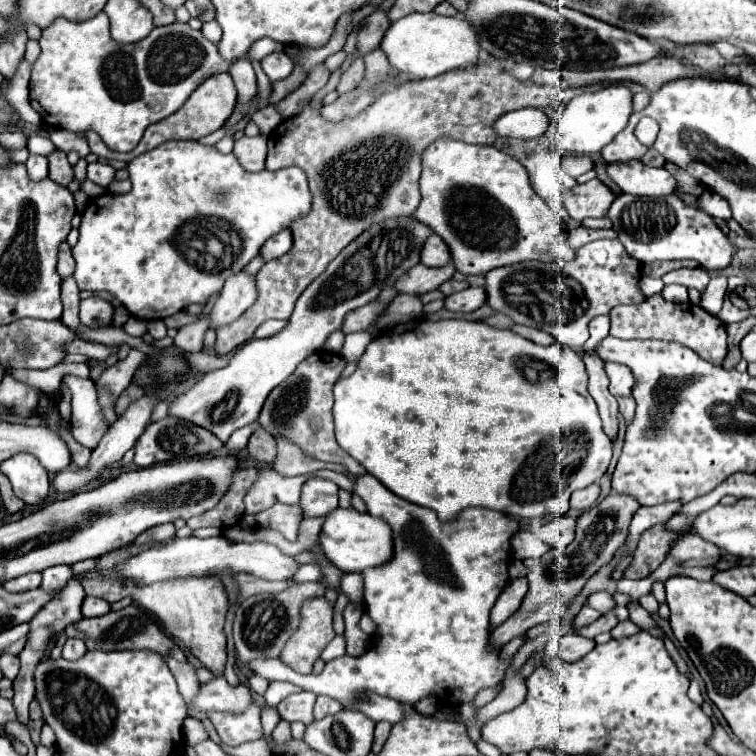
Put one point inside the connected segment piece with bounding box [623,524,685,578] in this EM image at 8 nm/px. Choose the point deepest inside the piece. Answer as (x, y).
(653, 545)

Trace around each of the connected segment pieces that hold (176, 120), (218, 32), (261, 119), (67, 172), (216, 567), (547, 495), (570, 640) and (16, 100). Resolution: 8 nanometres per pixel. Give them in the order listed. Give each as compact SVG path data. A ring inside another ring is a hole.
M221 72L221 74L217 74L217 76L207 78L207 80L191 94L191 98L181 106L181 110L177 110L175 114L171 114L169 118L165 118L165 120L161 120L161 122L157 122L157 124L151 124L151 126L145 130L145 134L143 134L141 142L137 144L137 148L133 148L131 152L119 154L119 152L109 150L109 148L103 144L103 140L99 138L99 134L95 134L95 132L87 132L87 142L89 142L91 152L93 152L95 156L99 156L99 158L129 162L131 158L135 158L135 156L139 156L139 154L143 154L143 152L147 152L147 150L151 150L151 148L155 148L155 146L159 146L159 144L163 144L163 142L169 142L169 140L199 140L199 138L203 138L203 136L207 136L207 134L211 134L211 132L215 132L215 130L221 128L221 126L227 122L227 118L233 114L235 102L237 102L235 84L233 84L233 80L231 80L231 76L229 76L227 72Z
M216 20L204 23L201 32L208 40L218 43L222 37L222 29Z
M269 105L263 110L258 110L252 114L251 120L257 124L260 134L268 137L273 130L283 122L281 115L274 106Z
M57 150L49 156L49 178L61 186L69 186L69 182L73 180L73 166L67 162L65 152Z
M225 536L215 538L179 538L173 544L167 544L163 548L145 550L133 558L129 558L119 572L125 576L131 576L137 584L151 584L157 580L169 580L169 578L183 578L183 576L207 576L215 574L219 576L225 568L231 568L233 572L247 572L257 578L265 580L287 580L293 576L297 562L291 556L285 556L279 552L277 546L267 542L231 542Z
M415 320L411 324L403 324L403 326L395 326L393 330L373 338L365 350L365 354L359 358L355 372L345 378L339 380L335 384L335 406L333 406L333 418L335 418L335 438L339 442L339 446L351 454L359 464L365 466L365 470L369 474L373 474L381 484L385 484L393 494L397 494L403 500L409 500L417 506L435 510L441 522L447 522L451 518L455 518L457 512L461 512L463 508L469 506L483 506L483 508L491 508L497 512L503 512L507 516L513 518L535 518L535 516L545 516L545 514L553 514L553 516L561 516L569 510L569 496L571 492L585 488L593 482L597 482L609 462L611 462L611 438L603 432L603 424L599 418L599 410L597 404L593 402L591 394L587 392L587 372L585 372L585 364L579 358L579 354L575 350L571 350L569 346L561 346L559 342L551 344L551 346L539 346L519 334L515 334L513 330L499 330L493 328L485 322L469 322L469 320ZM529 368L529 372L537 374L537 380L529 380L525 376L525 370ZM561 434L569 434L563 438L563 442L571 444L571 436L587 436L585 446L573 446L575 450L571 452L551 452L545 454L543 458L537 458L535 450L537 446L561 446L557 440L557 436Z
M565 634L561 640L559 640L559 654L567 654L567 660L569 664L583 658L587 652L591 652L595 648L595 642L593 640L587 640L579 634Z
M23 60L19 64L17 74L9 80L9 90L7 90L5 98L17 110L21 120L39 126L41 124L41 116L29 104L29 74L31 74L31 66L27 64L27 60Z

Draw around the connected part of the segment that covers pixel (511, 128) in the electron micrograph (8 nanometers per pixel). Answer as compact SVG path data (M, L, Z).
M521 108L503 114L493 128L497 134L505 138L521 138L521 140L533 140L545 134L549 126L549 118L539 108Z

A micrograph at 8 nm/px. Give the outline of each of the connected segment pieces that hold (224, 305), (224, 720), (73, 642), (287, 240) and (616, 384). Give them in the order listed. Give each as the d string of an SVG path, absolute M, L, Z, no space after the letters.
M245 270L233 274L233 278L227 278L221 296L217 298L213 310L211 310L211 326L225 326L233 320L237 320L255 300L257 300L257 288L255 288L255 276L247 274Z
M255 702L243 714L233 716L225 712L213 712L209 714L209 720L215 726L221 742L225 742L227 746L239 746L243 742L259 740L263 736L259 706Z
M69 638L65 642L65 646L63 646L63 658L65 660L79 660L85 652L87 652L85 644L81 640L77 640L77 638Z
M289 228L281 230L279 234L275 234L273 238L269 238L269 240L263 244L263 248L261 248L263 260L269 262L269 260L275 260L275 258L287 254L287 250L291 250L291 246L293 246L291 242L293 242L291 230L289 230Z
M607 362L605 364L605 372L609 376L609 382L611 382L609 390L611 390L613 396L627 396L627 398L633 396L631 390L633 390L635 378L633 378L633 374L631 374L631 370L627 366Z

